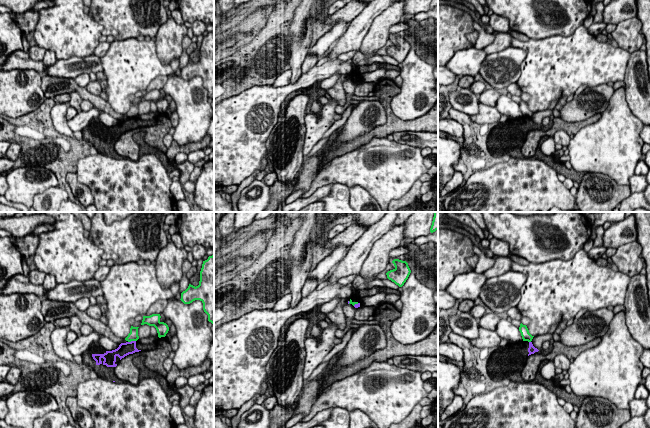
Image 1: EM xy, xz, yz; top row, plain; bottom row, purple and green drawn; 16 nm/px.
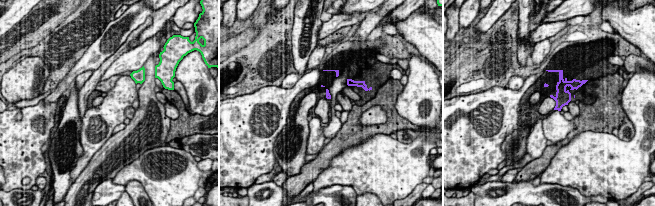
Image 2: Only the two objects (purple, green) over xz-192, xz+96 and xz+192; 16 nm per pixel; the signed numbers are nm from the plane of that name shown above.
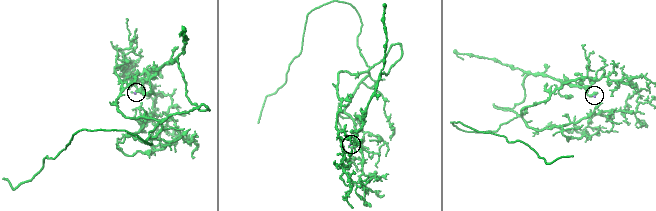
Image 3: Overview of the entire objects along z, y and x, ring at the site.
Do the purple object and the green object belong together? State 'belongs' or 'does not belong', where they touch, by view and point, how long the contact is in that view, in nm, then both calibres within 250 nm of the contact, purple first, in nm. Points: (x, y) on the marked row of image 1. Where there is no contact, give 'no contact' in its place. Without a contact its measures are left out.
does not belong | xy (131, 341) | 130 nm | 220/160 nm

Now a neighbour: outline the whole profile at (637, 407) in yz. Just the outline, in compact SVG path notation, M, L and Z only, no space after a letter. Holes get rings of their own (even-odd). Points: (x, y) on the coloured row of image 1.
M634 398L629 403L629 410L630 410L631 418L632 417L644 416L647 409L648 409L648 407L646 405L646 400L645 399L636 399L636 398Z

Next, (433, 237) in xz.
M436 230L433 233L430 232L430 234L427 236L420 236L416 238L412 243L417 246L421 246L425 243L428 243L429 241L432 241L436 244L438 243L438 230Z

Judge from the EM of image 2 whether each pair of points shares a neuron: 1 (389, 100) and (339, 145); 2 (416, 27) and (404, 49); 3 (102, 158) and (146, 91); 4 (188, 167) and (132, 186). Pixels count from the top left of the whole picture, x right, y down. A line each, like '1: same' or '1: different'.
1: same
2: different
3: same
4: different

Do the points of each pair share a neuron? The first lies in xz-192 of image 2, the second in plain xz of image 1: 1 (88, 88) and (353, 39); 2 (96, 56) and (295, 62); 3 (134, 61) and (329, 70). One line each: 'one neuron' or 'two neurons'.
1: one neuron
2: two neurons
3: one neuron

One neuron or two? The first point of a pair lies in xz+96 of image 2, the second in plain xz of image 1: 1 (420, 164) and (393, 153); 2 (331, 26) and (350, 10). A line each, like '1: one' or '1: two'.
1: one
2: one

